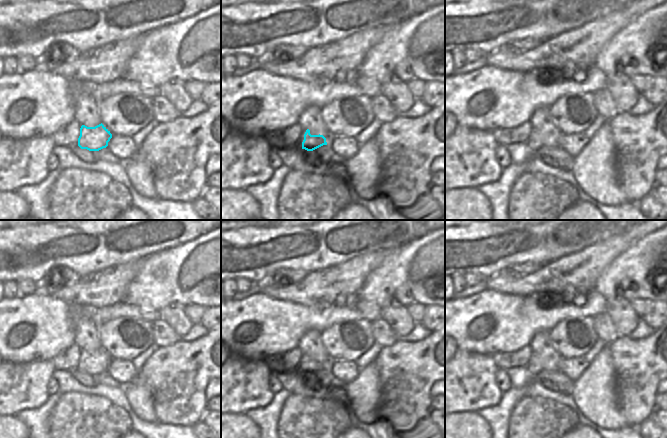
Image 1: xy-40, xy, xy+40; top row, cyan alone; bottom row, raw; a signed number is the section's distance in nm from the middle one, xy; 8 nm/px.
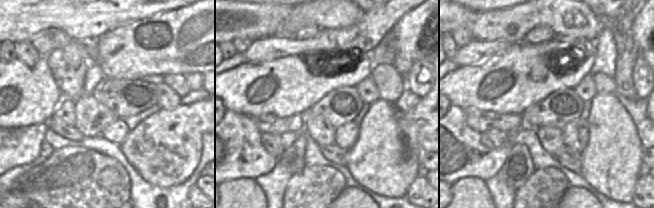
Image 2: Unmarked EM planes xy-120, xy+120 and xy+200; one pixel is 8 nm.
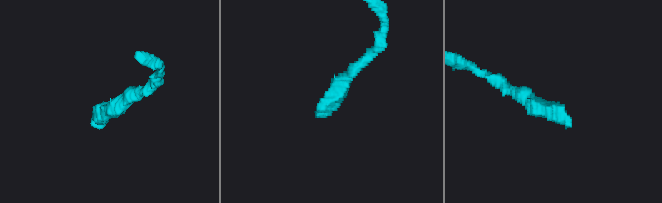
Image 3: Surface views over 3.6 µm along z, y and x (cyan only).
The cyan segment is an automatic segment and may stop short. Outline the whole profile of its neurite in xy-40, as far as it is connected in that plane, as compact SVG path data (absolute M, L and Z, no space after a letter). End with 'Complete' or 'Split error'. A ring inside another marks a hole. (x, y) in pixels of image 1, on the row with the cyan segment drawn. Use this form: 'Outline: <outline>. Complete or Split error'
Outline: M102 123L95 127L82 125L78 138L78 146L81 149L89 151L99 151L108 146L111 138L112 134Z. Complete.

